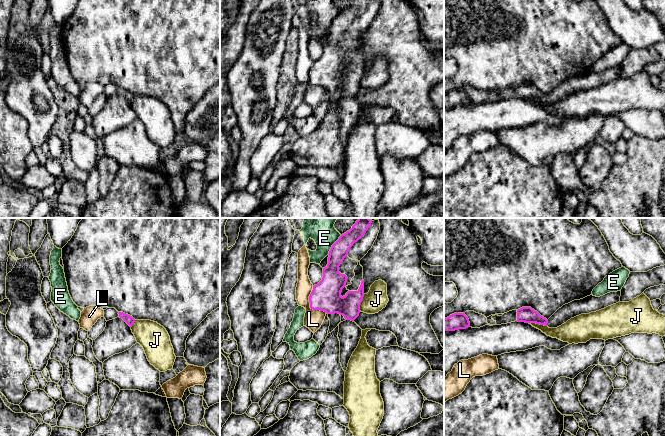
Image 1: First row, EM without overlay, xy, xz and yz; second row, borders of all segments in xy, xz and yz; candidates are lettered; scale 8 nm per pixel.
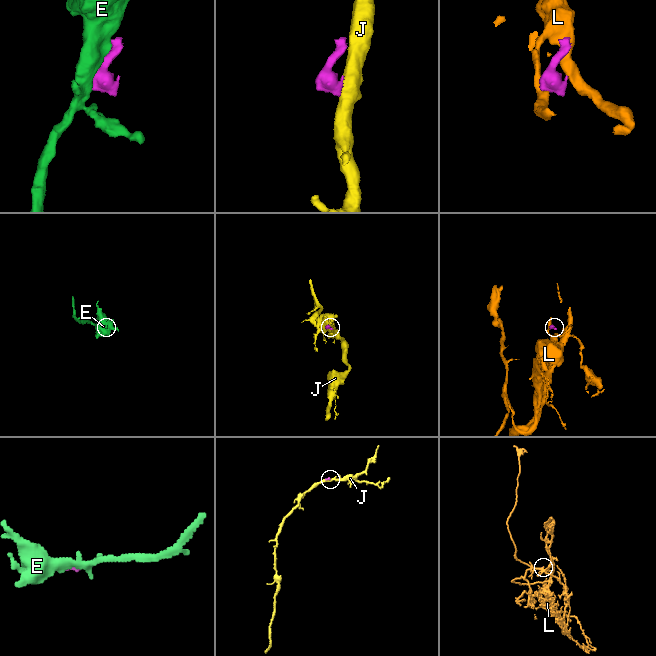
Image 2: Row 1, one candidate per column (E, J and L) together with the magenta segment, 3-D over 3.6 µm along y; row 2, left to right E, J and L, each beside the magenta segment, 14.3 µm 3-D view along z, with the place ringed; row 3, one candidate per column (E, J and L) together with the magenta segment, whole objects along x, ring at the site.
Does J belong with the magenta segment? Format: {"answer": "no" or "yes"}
{"answer": "no"}

